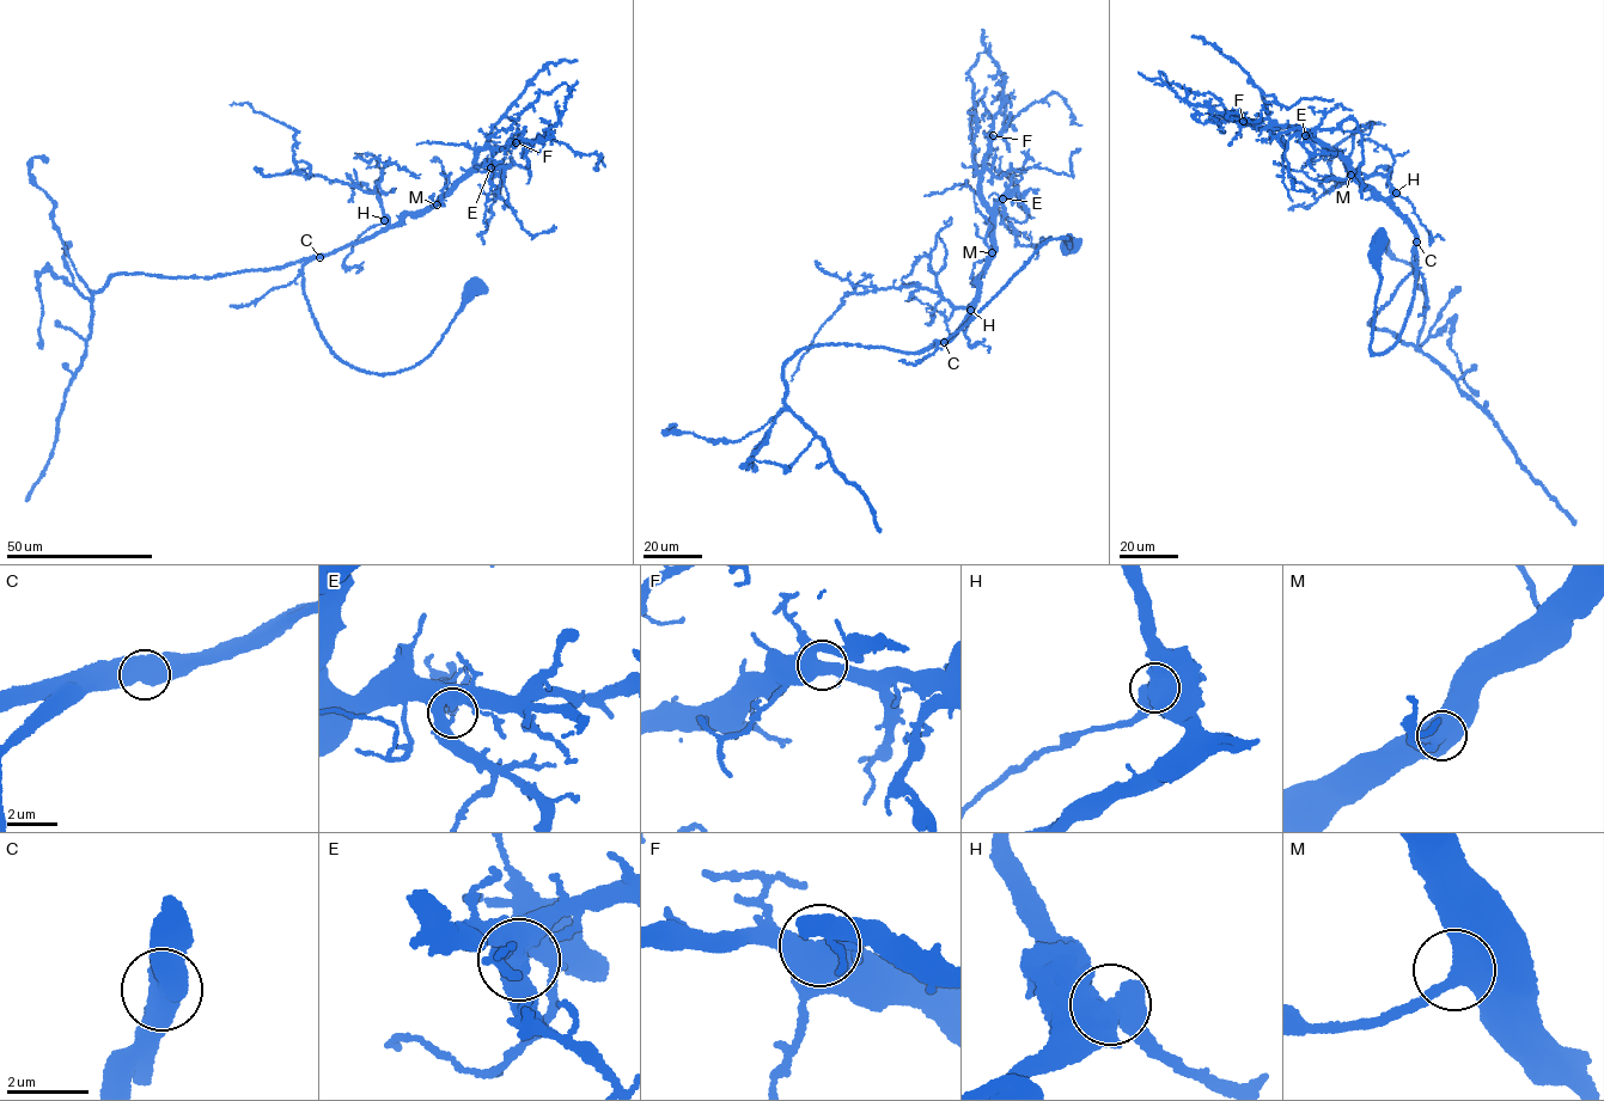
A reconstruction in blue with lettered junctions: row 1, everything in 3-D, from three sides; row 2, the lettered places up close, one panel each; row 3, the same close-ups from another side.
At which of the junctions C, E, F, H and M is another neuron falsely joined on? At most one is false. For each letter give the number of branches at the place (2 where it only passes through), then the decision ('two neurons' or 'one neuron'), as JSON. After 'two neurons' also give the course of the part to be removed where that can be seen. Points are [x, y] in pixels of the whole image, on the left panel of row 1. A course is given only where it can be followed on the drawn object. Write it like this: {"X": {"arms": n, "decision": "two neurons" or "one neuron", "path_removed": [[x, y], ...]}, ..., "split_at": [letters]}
{"C": {"arms": 2, "decision": "one neuron"}, "E": {"arms": 3, "decision": "one neuron"}, "F": {"arms": 2, "decision": "one neuron"}, "H": {"arms": 2, "decision": "one neuron"}, "M": {"arms": 2, "decision": "one neuron"}, "split_at": []}

